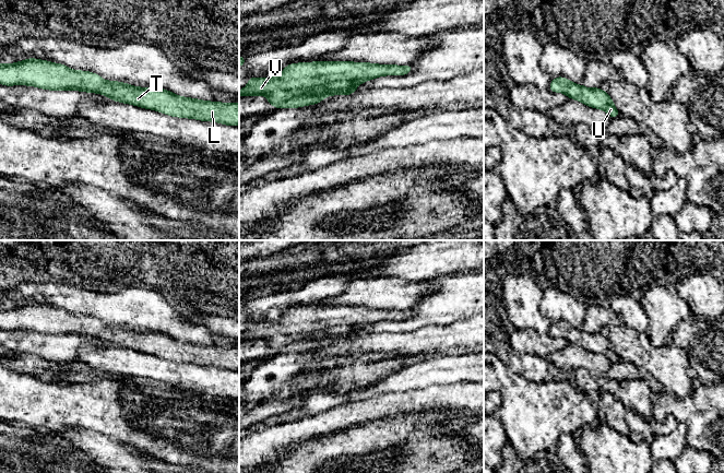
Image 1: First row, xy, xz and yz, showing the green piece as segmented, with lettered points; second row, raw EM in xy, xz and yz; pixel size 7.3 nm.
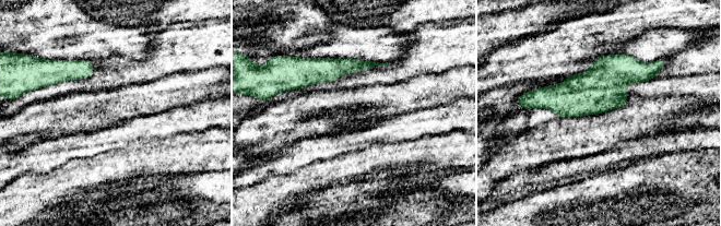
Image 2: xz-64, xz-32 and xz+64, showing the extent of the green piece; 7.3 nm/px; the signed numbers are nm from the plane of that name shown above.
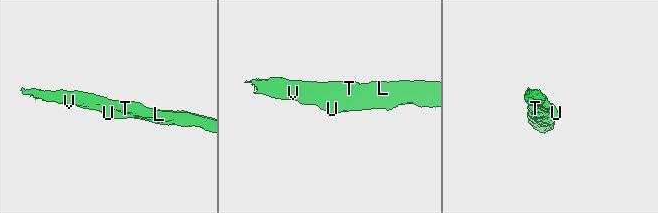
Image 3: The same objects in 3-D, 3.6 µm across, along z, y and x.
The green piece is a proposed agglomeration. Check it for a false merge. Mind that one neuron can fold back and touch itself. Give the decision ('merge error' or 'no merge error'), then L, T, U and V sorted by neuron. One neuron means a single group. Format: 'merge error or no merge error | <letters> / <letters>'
no merge error | L T U V

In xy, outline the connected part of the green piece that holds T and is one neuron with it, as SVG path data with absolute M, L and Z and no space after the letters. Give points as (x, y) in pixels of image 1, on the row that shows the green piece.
M34 58L12 64L0 64L0 84L99 93L111 100L157 110L173 117L215 121L236 127L239 125L239 103L180 97L167 90L135 87L127 83L106 81L93 72L71 70L64 64Z

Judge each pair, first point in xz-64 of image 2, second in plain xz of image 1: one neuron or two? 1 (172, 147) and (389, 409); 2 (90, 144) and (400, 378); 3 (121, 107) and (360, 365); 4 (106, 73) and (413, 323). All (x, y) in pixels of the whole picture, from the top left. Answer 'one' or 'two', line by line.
1: one
2: one
3: two
4: one

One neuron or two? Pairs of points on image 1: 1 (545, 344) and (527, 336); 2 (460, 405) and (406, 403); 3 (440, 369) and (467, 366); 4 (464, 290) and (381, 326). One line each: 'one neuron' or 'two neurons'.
1: one neuron
2: one neuron
3: one neuron
4: one neuron

